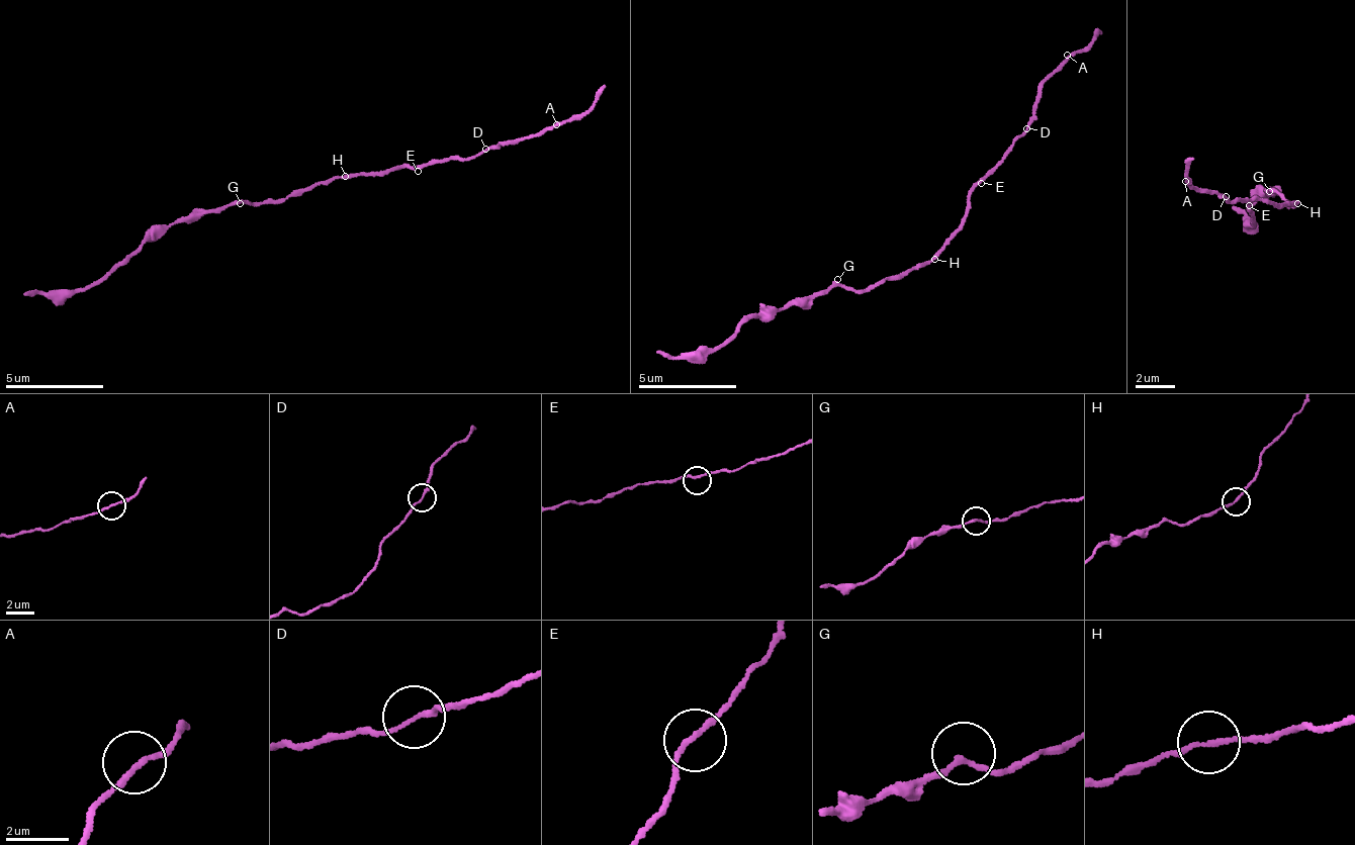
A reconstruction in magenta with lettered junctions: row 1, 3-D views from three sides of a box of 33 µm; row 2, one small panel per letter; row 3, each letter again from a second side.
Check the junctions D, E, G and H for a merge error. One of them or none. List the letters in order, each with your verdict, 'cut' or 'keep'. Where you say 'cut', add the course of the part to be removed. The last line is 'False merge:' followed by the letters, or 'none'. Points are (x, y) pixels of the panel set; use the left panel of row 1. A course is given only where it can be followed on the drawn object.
D: keep
E: keep
G: keep
H: keep
False merge: none

